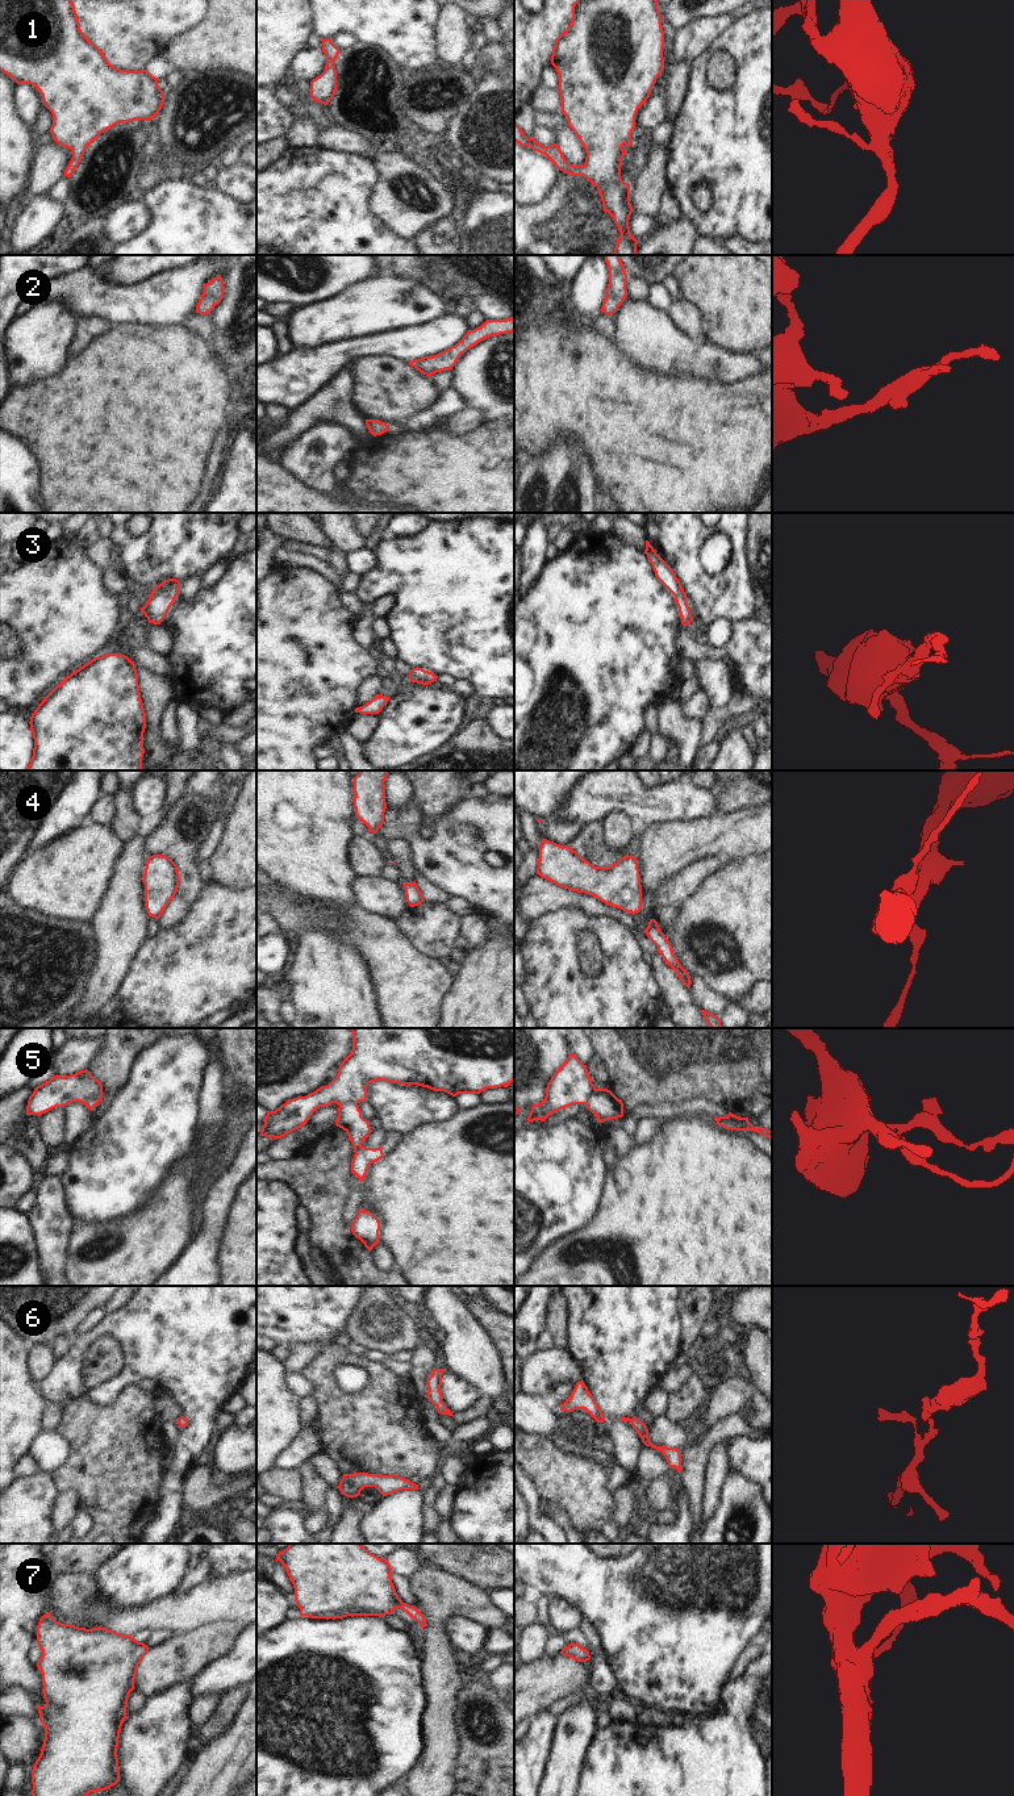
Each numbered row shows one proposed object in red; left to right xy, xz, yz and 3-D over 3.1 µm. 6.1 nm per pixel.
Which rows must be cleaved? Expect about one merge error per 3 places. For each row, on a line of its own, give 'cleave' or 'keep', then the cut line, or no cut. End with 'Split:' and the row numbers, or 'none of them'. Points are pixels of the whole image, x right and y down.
1: keep; cut none
2: keep; cut none
3: keep; cut none
4: keep; cut none
5: cleave; cut xz (357, 1102), (343, 1102), (339, 1106)
6: keep; cut none
7: keep; cut none
Split: 5

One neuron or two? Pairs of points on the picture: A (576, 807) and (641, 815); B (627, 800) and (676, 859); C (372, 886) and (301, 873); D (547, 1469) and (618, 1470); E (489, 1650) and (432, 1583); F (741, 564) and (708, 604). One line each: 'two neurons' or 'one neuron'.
A: one neuron
B: two neurons
C: two neurons
D: two neurons
E: two neurons
F: one neuron

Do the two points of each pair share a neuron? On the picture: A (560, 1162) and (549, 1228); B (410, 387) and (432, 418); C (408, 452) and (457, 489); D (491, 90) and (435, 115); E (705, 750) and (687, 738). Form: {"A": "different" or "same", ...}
{"A": "same", "B": "different", "C": "same", "D": "different", "E": "different"}

